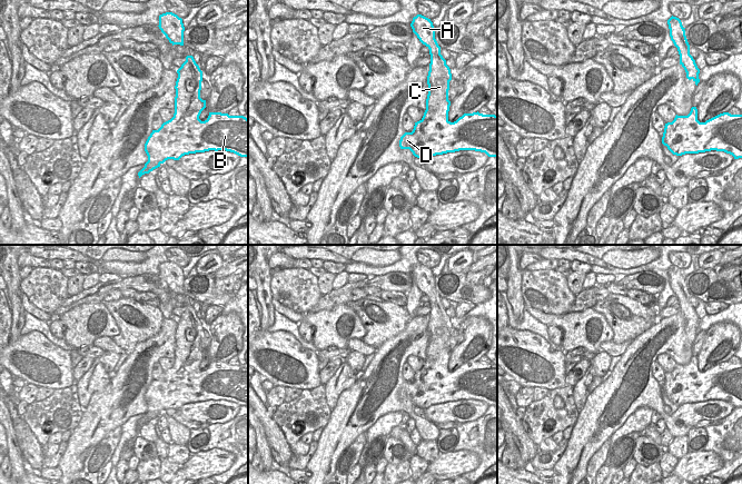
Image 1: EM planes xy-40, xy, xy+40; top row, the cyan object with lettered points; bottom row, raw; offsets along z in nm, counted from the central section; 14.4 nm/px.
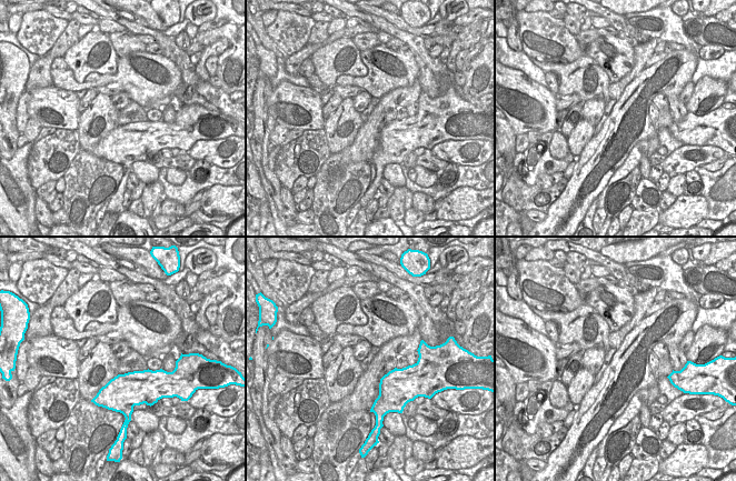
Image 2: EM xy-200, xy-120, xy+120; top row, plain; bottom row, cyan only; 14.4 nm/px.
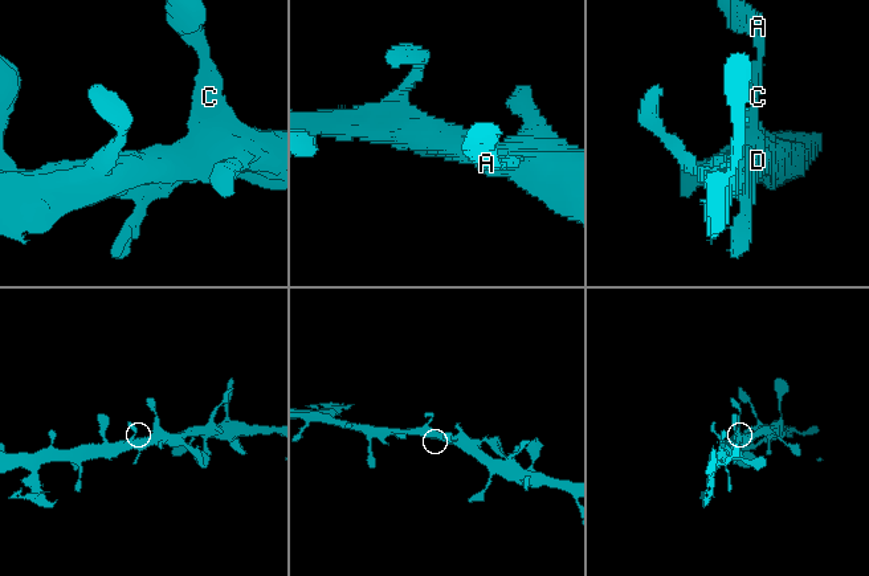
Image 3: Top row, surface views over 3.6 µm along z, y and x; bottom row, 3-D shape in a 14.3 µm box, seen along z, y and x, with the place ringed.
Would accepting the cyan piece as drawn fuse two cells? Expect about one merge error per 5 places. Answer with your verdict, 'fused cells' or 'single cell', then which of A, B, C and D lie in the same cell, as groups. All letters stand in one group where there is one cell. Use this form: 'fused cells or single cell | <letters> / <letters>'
single cell | A B C D

